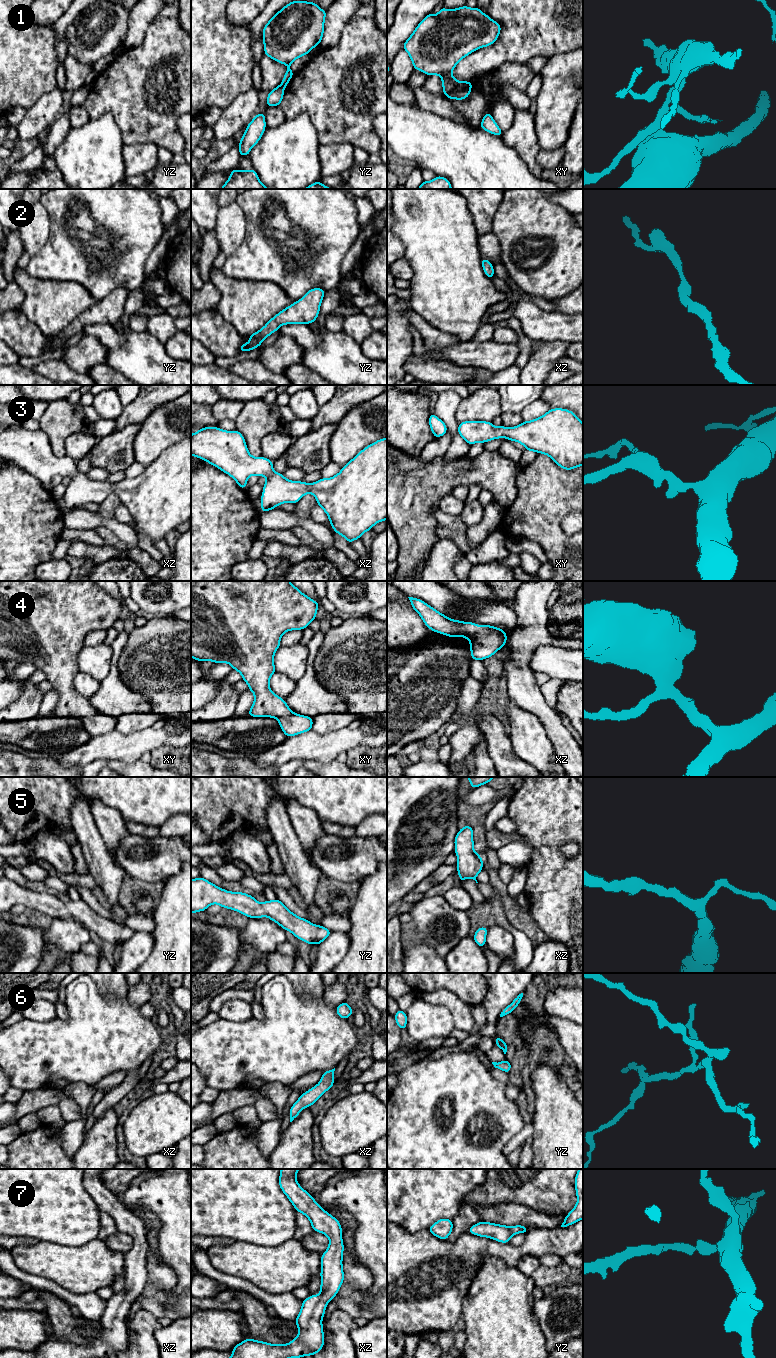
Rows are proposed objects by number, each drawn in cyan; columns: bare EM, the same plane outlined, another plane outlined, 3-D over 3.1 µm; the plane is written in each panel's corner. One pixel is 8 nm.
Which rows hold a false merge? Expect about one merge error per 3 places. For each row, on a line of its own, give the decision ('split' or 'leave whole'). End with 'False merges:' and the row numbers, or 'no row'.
1: split
2: leave whole
3: leave whole
4: leave whole
5: leave whole
6: leave whole
7: leave whole
False merges: 1

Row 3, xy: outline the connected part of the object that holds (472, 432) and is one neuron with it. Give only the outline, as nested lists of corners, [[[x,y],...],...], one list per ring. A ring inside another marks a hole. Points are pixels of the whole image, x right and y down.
[[[550,408],[544,415],[531,420],[523,421],[515,427],[495,427],[487,421],[464,421],[458,424],[458,434],[470,445],[480,442],[486,443],[498,438],[507,438],[517,441],[527,451],[549,456],[558,466],[565,470],[573,470],[583,466],[583,423],[576,414],[563,408]]]

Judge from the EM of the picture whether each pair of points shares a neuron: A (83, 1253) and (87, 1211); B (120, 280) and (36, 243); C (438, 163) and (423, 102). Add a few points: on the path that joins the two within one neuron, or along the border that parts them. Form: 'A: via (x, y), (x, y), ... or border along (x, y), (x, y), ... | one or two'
A: border along (97, 1237), (78, 1246), (64, 1246), (60, 1244) | two
B: border along (51, 223), (46, 243), (31, 256) | two
C: border along (416, 103), (425, 110), (447, 118) | two

